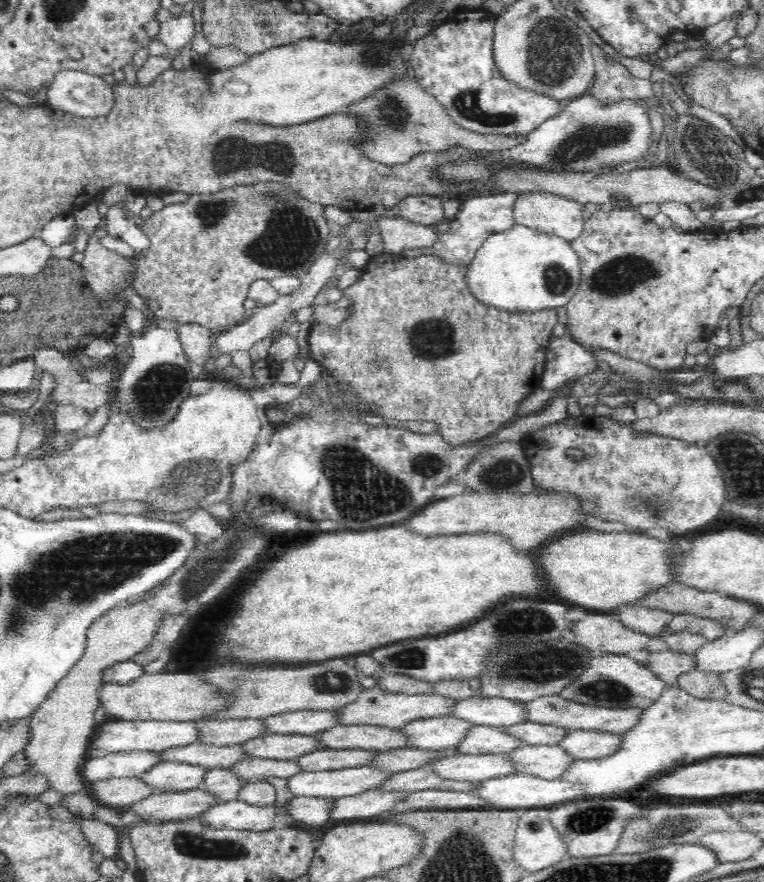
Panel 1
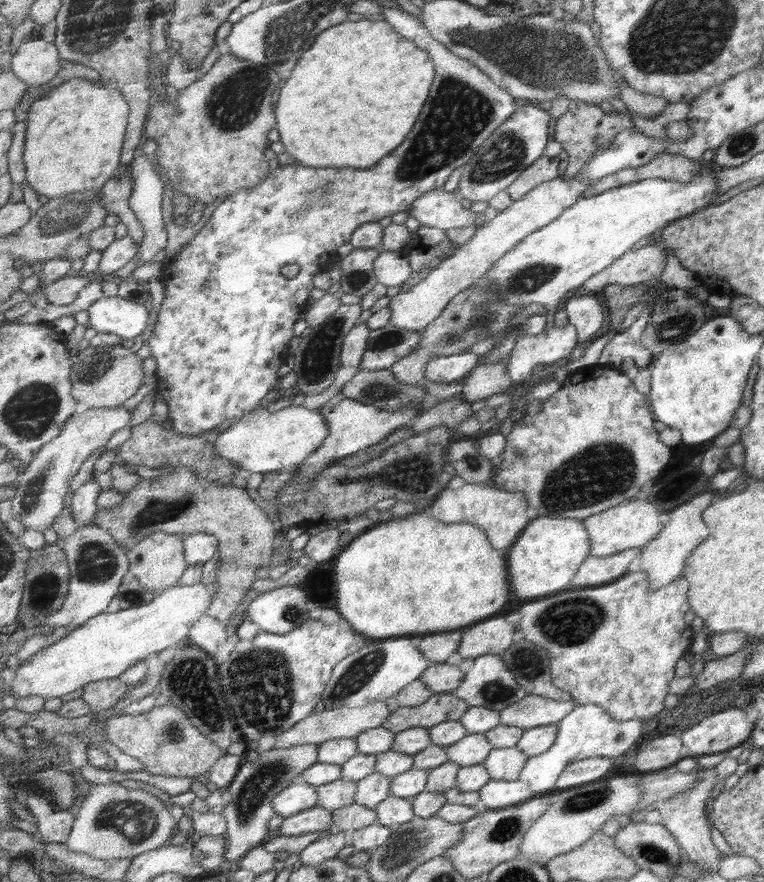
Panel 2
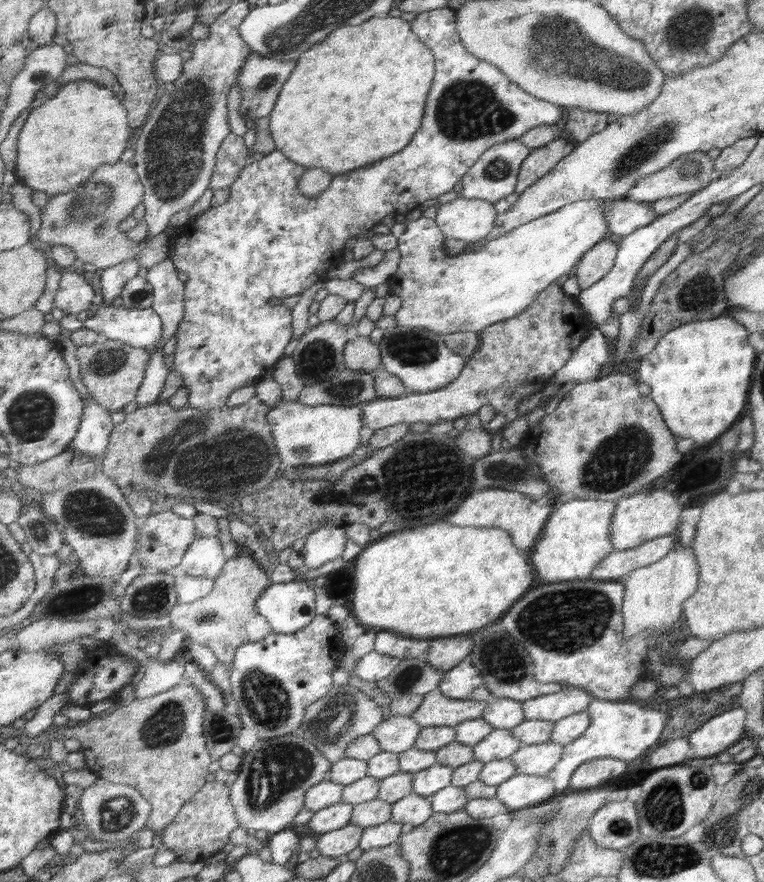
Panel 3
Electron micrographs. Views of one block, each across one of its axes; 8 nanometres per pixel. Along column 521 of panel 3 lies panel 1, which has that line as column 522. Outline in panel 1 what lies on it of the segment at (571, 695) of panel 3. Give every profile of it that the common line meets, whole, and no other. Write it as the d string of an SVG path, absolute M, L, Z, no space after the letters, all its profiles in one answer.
M560 695L542 696L540 699L523 702L524 709L528 713L528 720L535 723L553 724L570 730L604 731L616 734L624 734L632 730L641 722L641 716L645 709L632 708L608 708L578 704L572 700L564 700Z

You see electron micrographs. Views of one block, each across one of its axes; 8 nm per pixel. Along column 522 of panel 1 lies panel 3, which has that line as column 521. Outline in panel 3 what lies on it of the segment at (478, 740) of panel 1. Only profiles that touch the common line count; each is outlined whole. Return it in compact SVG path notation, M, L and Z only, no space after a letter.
M492 729L488 736L473 746L474 760L487 763L491 760L509 758L522 745L523 742L512 736L509 729Z

